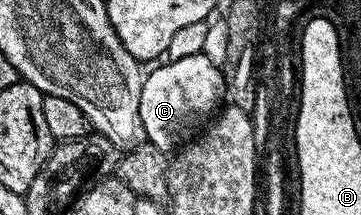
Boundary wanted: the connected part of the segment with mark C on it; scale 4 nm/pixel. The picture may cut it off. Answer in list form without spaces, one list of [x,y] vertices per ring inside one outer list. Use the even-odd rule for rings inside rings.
[[[204,52],[160,64],[155,66],[157,69],[152,74],[149,72],[145,76],[138,111],[142,115],[147,144],[172,151],[177,148],[176,141],[185,140],[184,132],[187,129],[194,128],[207,113],[217,112],[221,104],[220,97],[222,101],[225,96],[226,86],[221,66],[212,63]]]

